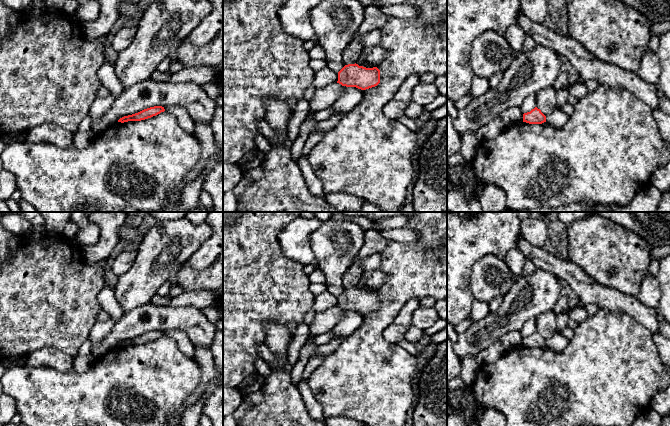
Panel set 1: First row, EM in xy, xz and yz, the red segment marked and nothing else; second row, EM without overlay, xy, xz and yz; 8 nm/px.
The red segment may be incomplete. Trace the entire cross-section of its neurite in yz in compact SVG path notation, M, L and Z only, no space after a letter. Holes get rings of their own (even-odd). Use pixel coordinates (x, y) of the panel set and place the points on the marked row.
M535 107L530 112L523 114L523 122L529 124L542 124L546 122L546 116L541 112L540 109Z

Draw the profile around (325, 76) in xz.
M327 66L320 70L315 71L313 86L316 89L324 88L332 83L337 83L338 73L332 71Z

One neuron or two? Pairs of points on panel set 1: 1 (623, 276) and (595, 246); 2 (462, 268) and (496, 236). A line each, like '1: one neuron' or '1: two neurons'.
1: one neuron
2: one neuron

